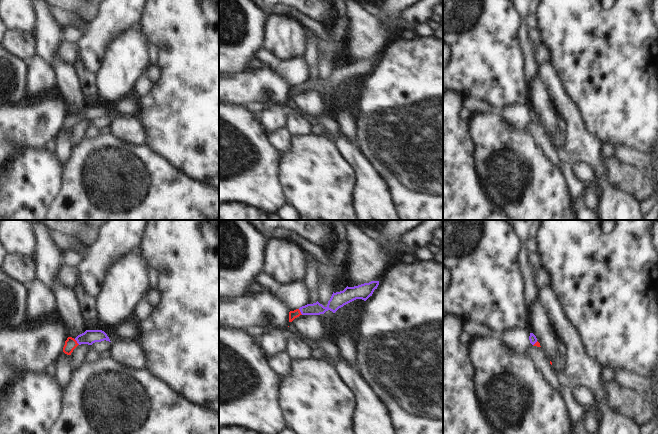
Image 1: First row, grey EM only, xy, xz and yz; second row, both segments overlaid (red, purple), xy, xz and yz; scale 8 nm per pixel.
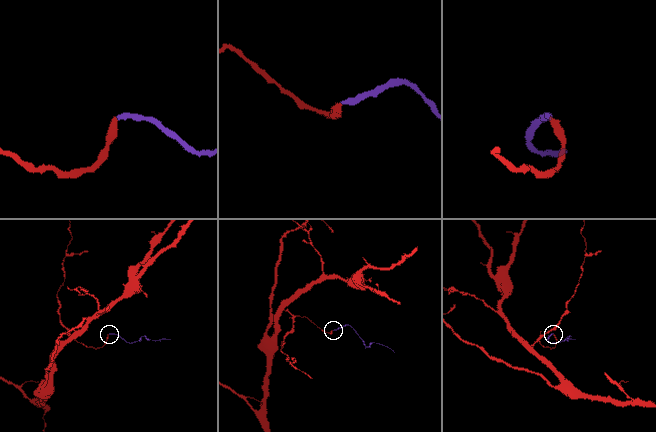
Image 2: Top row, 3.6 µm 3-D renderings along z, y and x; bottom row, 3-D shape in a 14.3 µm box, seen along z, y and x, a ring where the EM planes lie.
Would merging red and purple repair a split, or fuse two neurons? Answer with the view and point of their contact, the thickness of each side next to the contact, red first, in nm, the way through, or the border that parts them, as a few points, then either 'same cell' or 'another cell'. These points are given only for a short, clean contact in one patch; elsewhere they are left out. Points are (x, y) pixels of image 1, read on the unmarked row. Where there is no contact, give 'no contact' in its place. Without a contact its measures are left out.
contact xy (76, 118); calibres 100 and 120 nm; way xy (70, 120), (76, 118), (89, 113); same cell

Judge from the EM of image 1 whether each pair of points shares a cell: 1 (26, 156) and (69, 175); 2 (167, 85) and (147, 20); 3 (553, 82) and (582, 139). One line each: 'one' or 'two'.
1: two
2: one
3: one

